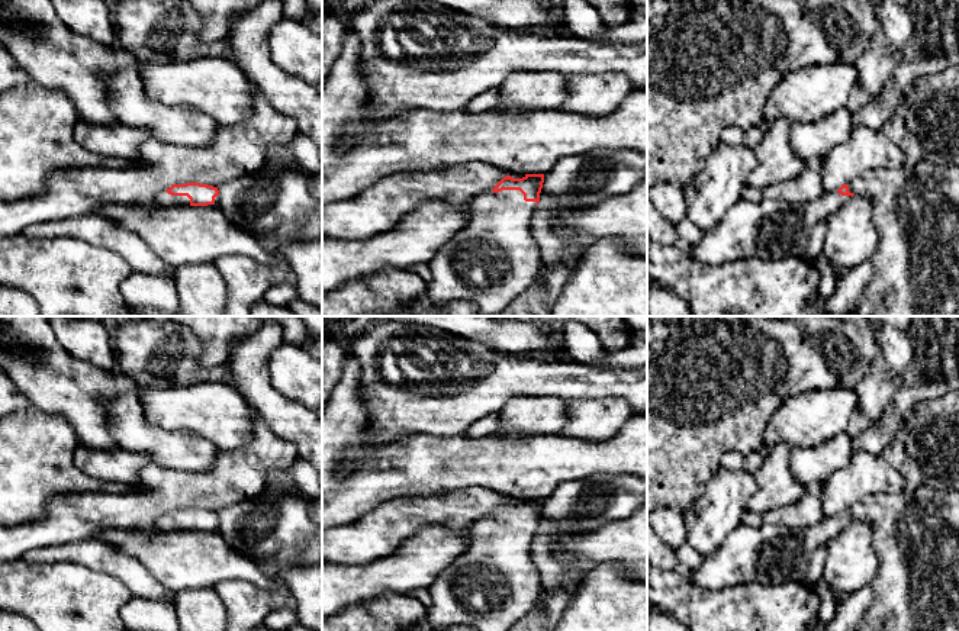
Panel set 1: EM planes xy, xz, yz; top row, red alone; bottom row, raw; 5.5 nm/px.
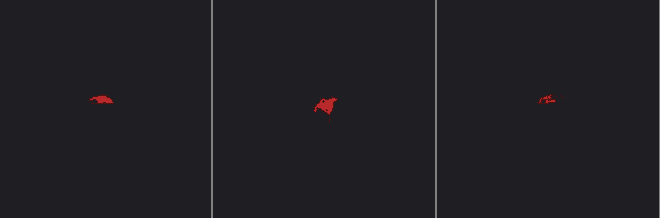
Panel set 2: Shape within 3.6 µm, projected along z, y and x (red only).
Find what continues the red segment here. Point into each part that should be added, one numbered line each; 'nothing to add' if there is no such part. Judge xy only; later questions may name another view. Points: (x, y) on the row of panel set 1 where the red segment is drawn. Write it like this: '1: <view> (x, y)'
1: xy (163, 198)

